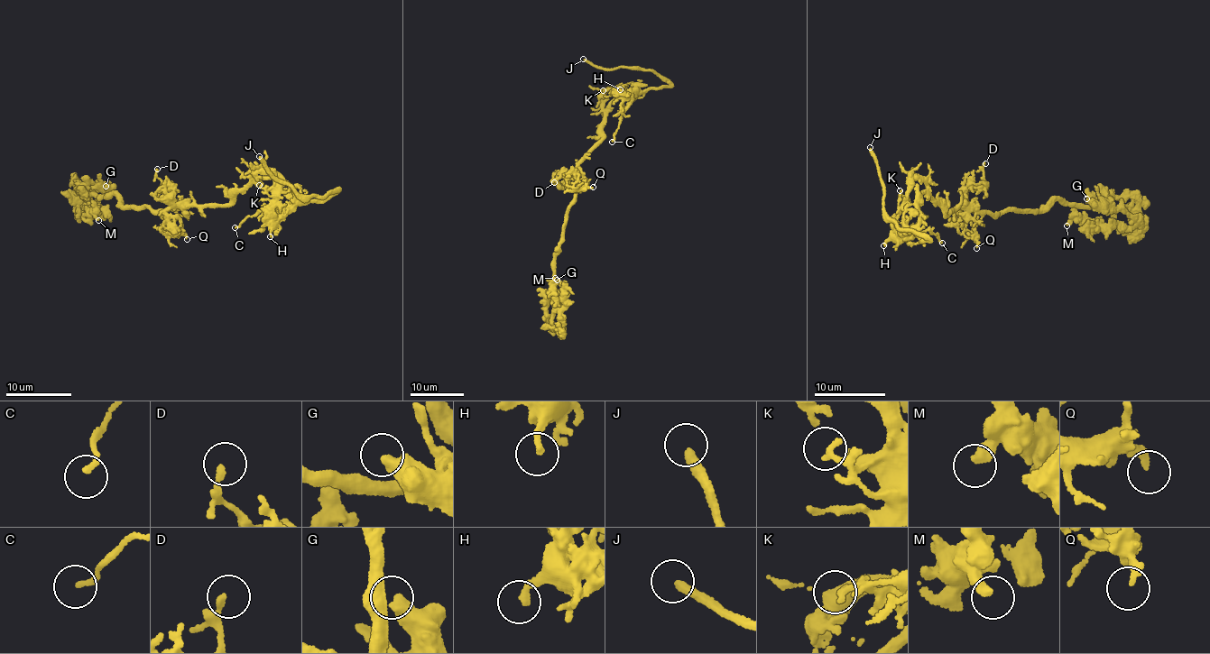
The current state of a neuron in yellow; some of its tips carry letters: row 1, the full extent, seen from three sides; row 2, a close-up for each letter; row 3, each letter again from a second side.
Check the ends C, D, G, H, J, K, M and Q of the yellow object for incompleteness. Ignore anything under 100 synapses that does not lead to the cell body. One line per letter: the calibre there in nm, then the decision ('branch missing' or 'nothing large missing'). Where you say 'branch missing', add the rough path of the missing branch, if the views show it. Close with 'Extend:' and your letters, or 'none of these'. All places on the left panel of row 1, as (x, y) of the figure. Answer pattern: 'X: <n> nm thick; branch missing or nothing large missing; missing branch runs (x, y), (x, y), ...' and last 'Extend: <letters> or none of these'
C: 190 nm thick; nothing large missing
D: 200 nm thick; nothing large missing
G: 550 nm thick; nothing large missing
H: 240 nm thick; nothing large missing
J: 320 nm thick; branch missing; missing branch runs (259, 156), (234, 115), (233, 118), (236, 115), (228, 112), (237, 104), (233, 95), (240, 55), (255, 35)
K: 170 nm thick; nothing large missing
M: 360 nm thick; nothing large missing
Q: 260 nm thick; nothing large missing
Extend: J

